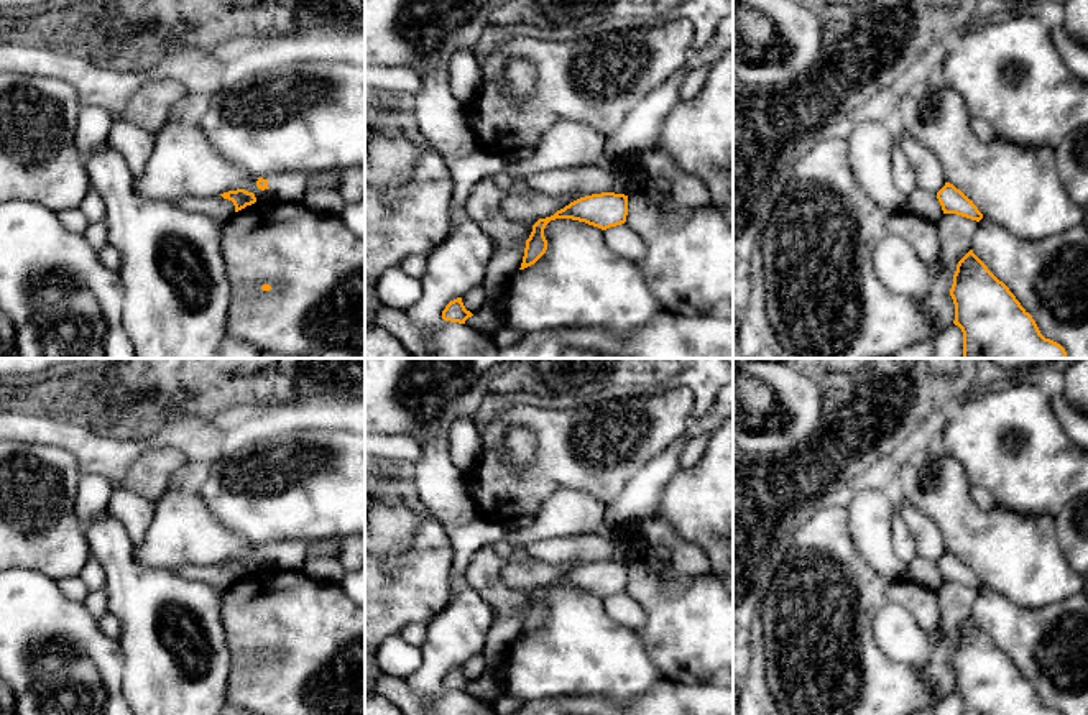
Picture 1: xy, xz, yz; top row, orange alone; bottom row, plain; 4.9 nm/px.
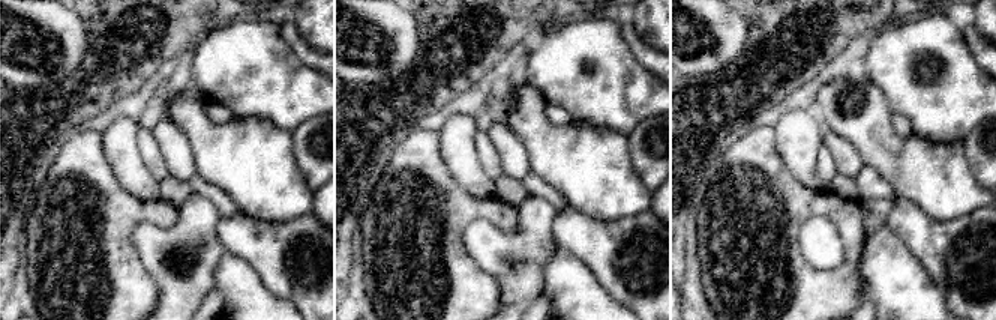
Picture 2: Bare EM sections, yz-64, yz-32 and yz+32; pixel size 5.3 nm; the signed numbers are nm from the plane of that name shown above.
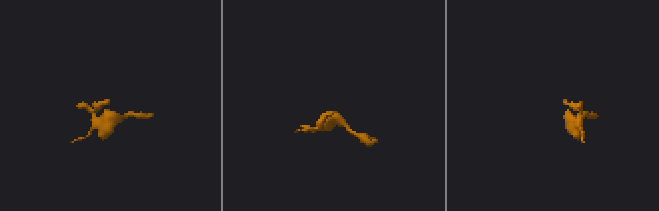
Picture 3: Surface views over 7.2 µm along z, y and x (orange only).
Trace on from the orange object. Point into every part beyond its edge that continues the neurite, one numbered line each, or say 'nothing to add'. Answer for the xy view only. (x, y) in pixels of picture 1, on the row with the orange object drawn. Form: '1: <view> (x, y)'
1: xy (288, 188)

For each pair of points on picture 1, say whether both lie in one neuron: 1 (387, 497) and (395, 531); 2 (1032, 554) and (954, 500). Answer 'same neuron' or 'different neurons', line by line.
1: same neuron
2: same neuron

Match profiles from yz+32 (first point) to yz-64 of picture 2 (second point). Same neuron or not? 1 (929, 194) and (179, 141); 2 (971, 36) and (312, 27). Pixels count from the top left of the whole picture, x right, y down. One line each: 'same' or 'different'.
1: different
2: different

